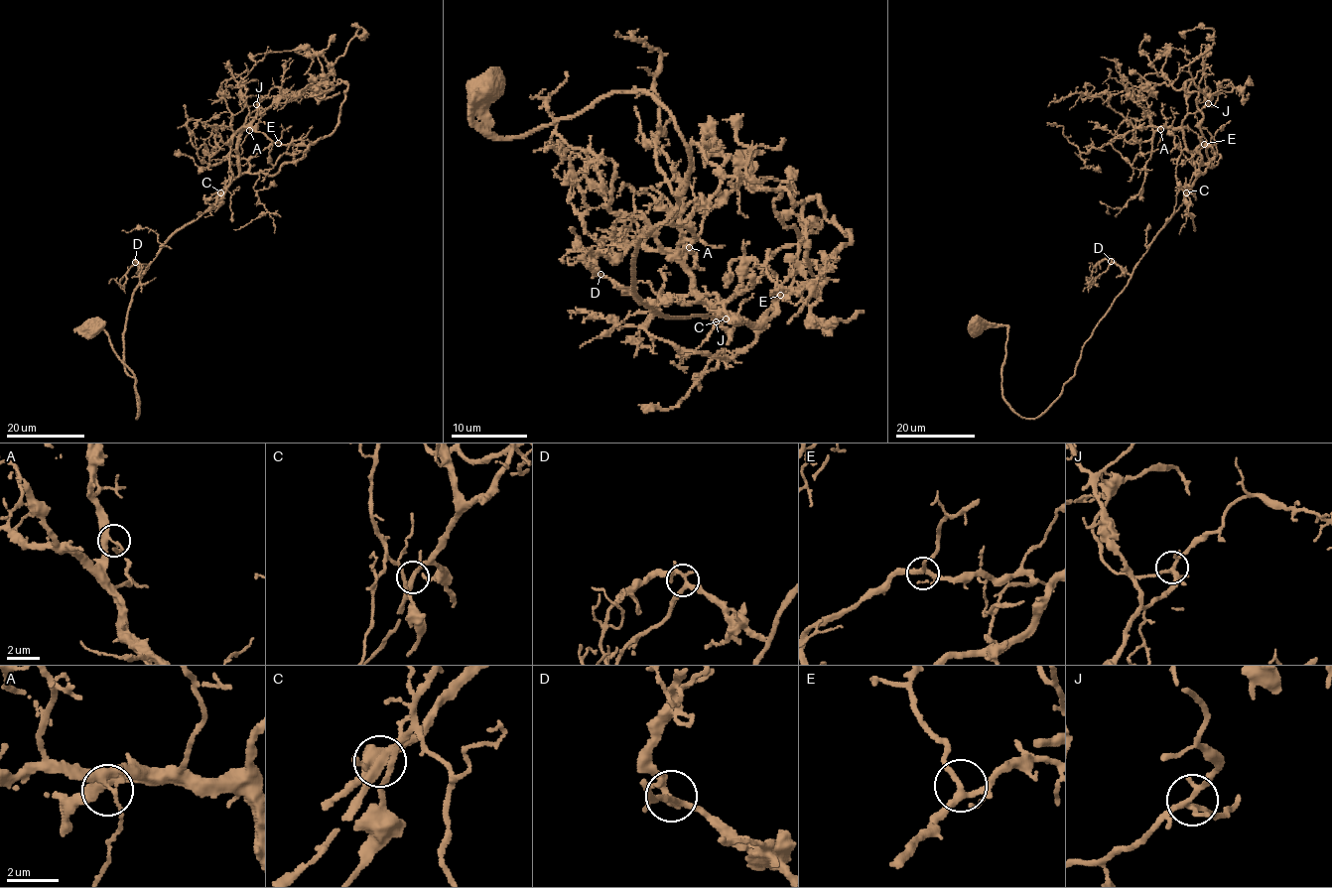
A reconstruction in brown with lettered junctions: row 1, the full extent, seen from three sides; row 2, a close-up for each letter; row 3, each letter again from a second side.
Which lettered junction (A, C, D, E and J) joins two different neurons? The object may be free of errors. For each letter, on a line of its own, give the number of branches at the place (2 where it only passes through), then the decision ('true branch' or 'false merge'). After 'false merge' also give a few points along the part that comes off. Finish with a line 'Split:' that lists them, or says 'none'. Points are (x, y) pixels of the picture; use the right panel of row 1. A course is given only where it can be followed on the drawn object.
A: 4 | true branch
C: 4 | true branch
D: 4 | true branch
E: 4 | true branch
J: 4 | true branch
Split: none

